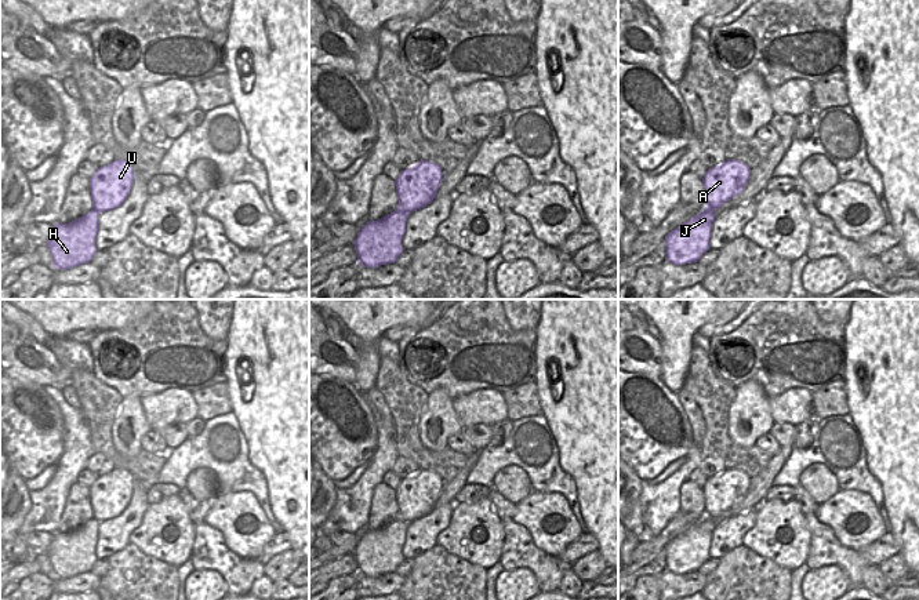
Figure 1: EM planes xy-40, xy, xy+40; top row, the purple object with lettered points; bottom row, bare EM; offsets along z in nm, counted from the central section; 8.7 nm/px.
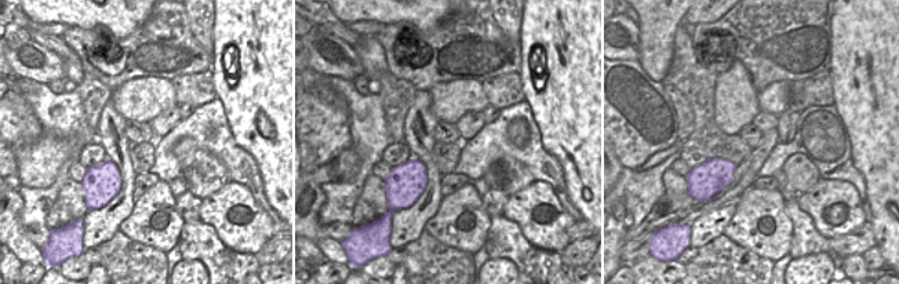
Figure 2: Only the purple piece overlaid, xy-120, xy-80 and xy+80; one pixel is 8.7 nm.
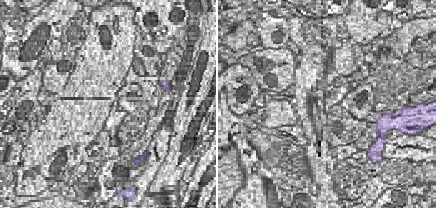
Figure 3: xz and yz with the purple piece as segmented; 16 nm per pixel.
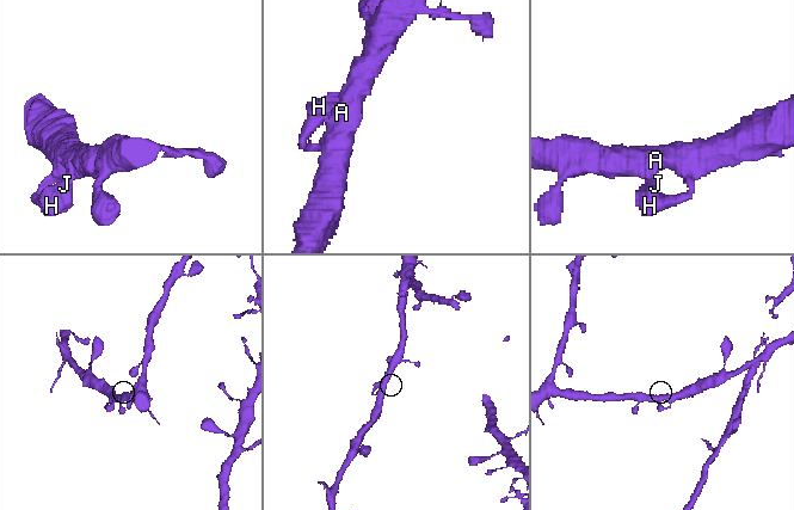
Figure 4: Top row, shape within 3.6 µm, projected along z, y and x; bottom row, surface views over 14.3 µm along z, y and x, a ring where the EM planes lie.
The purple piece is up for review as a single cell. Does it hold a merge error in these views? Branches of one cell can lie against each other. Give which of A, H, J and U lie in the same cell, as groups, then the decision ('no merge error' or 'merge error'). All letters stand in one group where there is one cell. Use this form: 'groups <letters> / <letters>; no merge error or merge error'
groups A H J U; no merge error

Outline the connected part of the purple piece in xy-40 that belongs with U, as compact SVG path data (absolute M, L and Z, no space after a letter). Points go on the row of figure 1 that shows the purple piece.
M124 160L97 168L90 178L92 210L69 223L55 223L46 243L52 268L70 269L90 263L97 252L98 215L119 208L130 194L134 170Z

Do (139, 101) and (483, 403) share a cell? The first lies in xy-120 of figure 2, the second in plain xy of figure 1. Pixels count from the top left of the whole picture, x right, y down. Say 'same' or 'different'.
same

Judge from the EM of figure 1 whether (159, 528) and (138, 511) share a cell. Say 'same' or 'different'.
different

